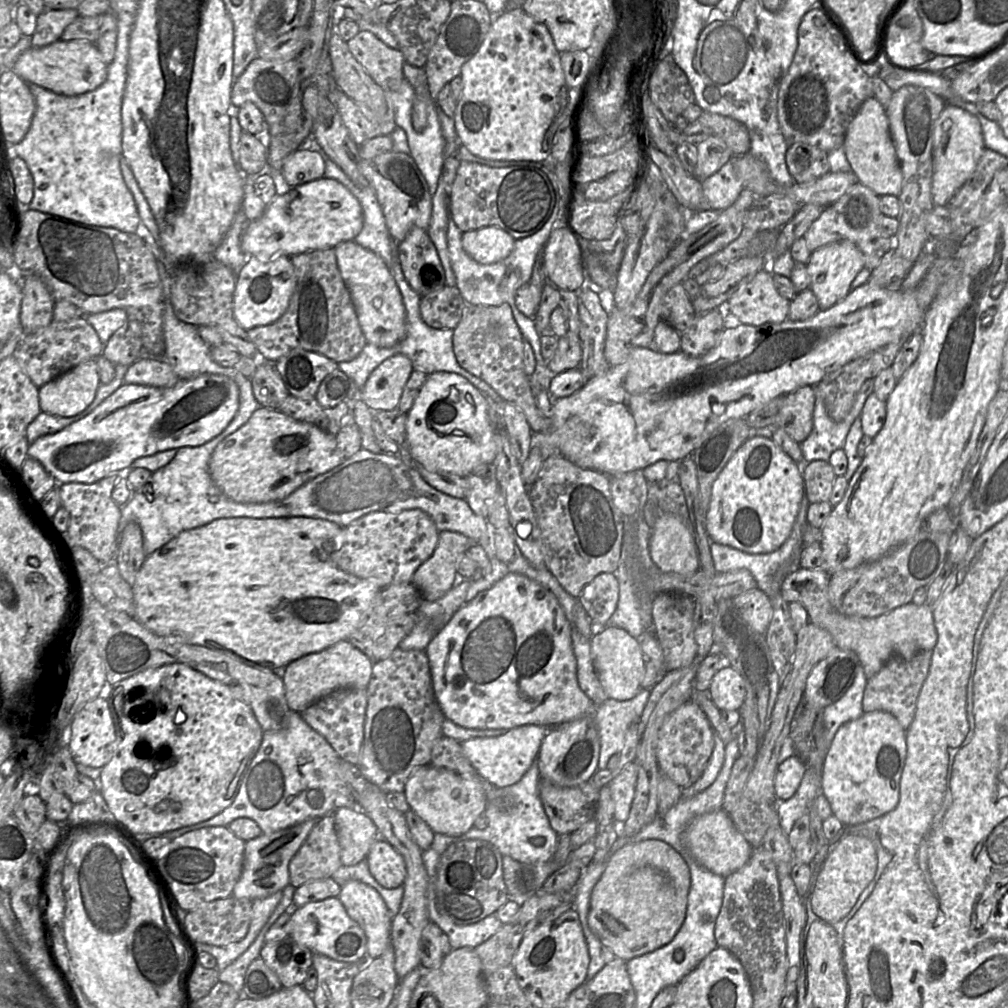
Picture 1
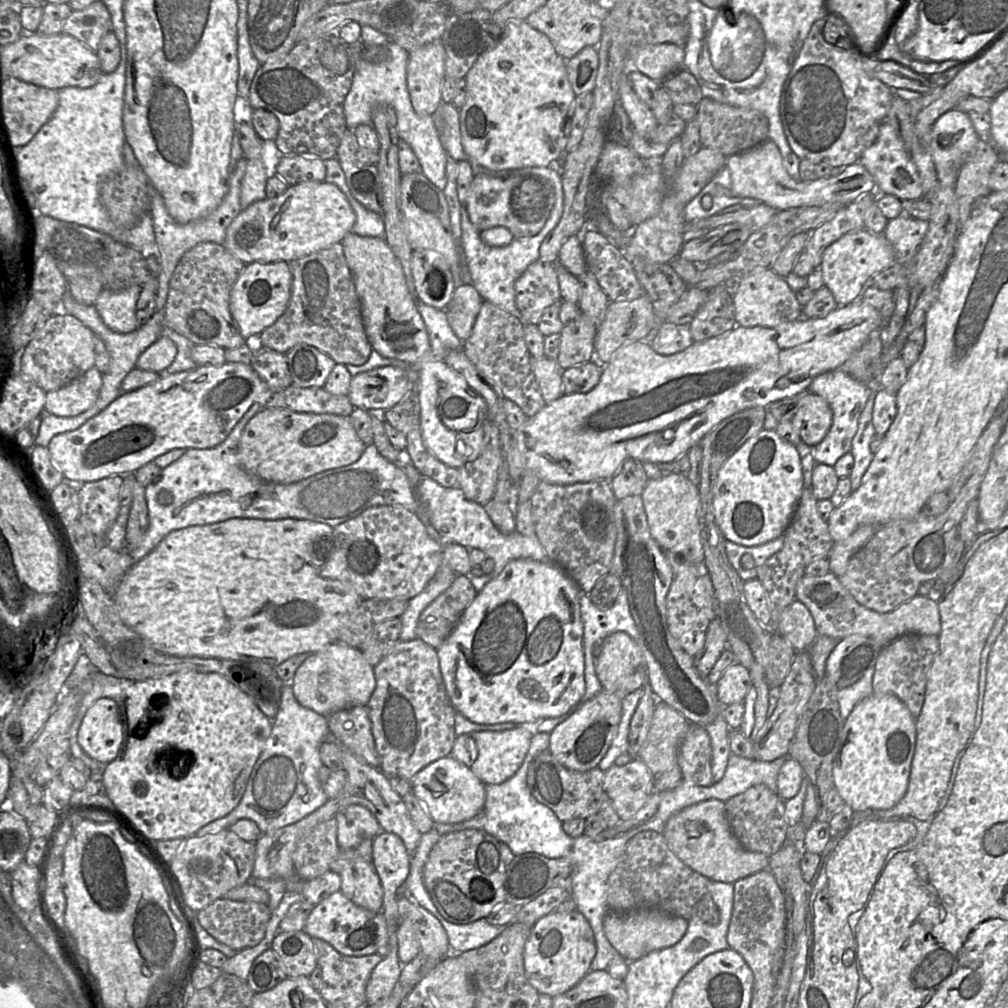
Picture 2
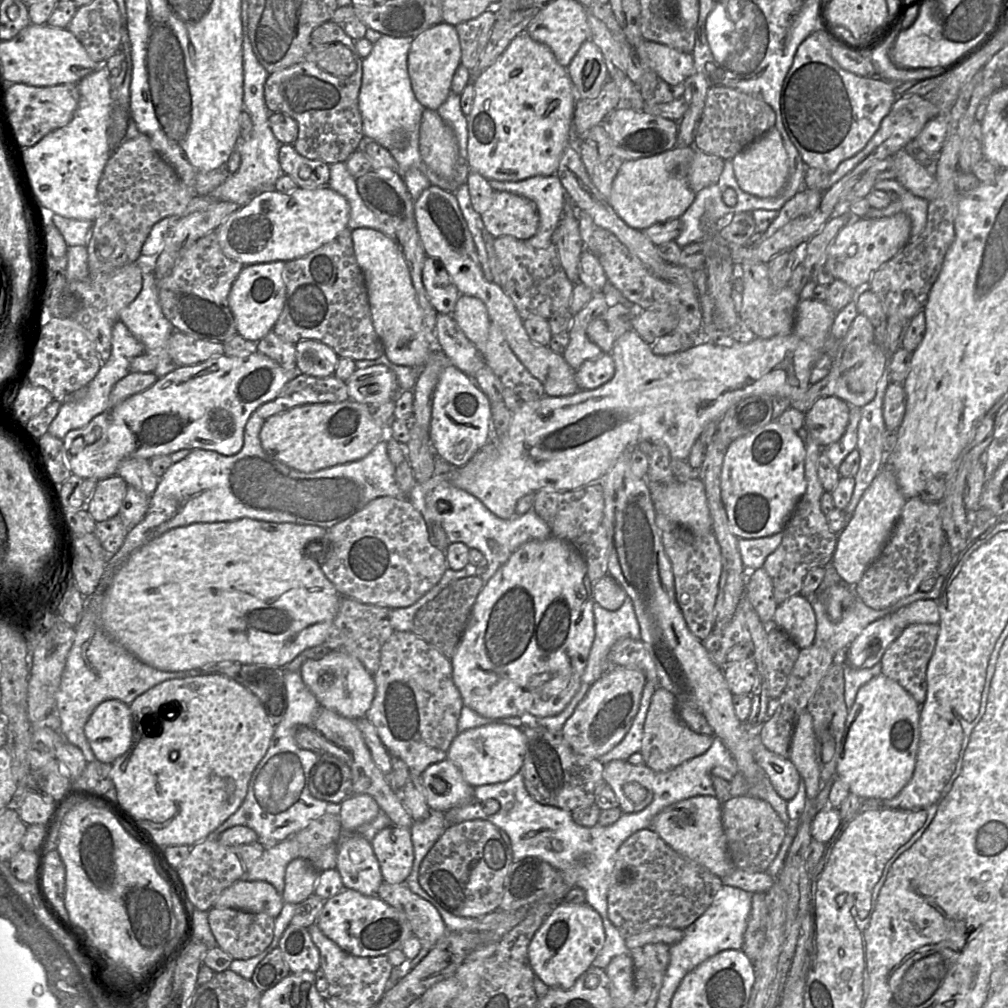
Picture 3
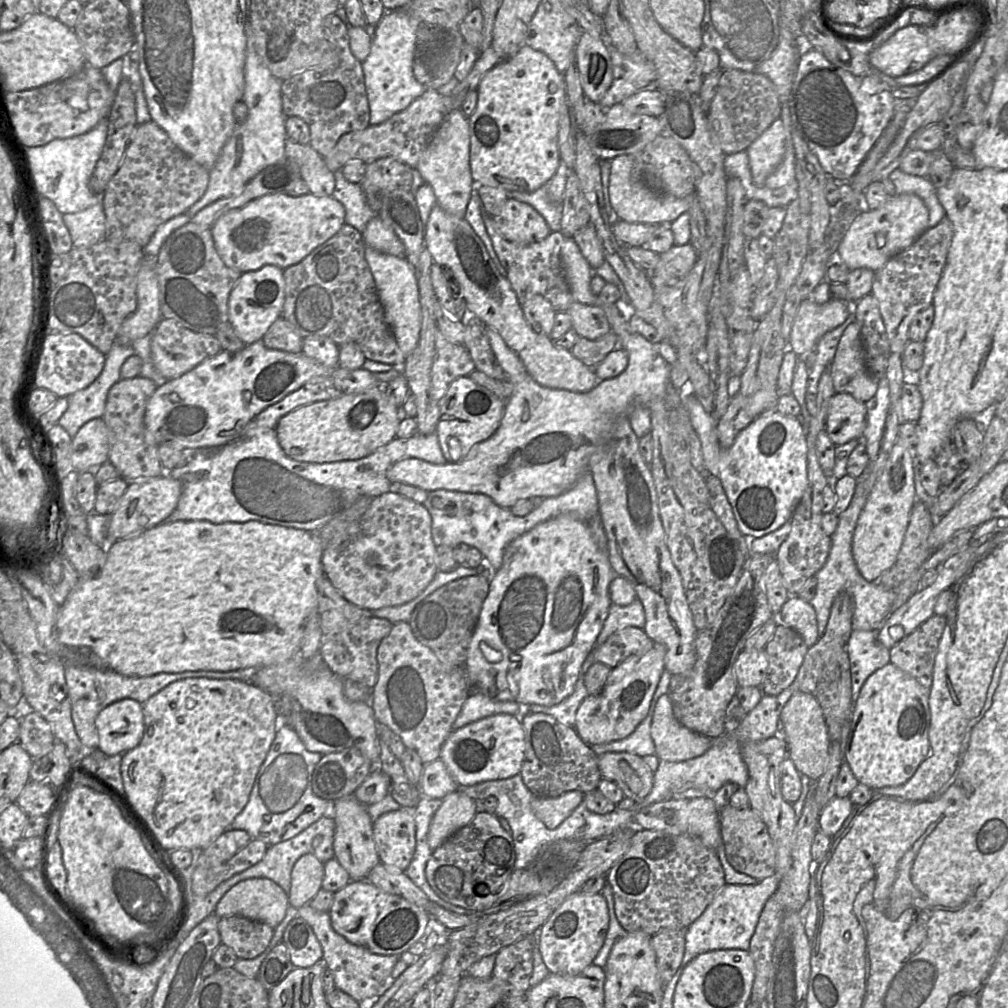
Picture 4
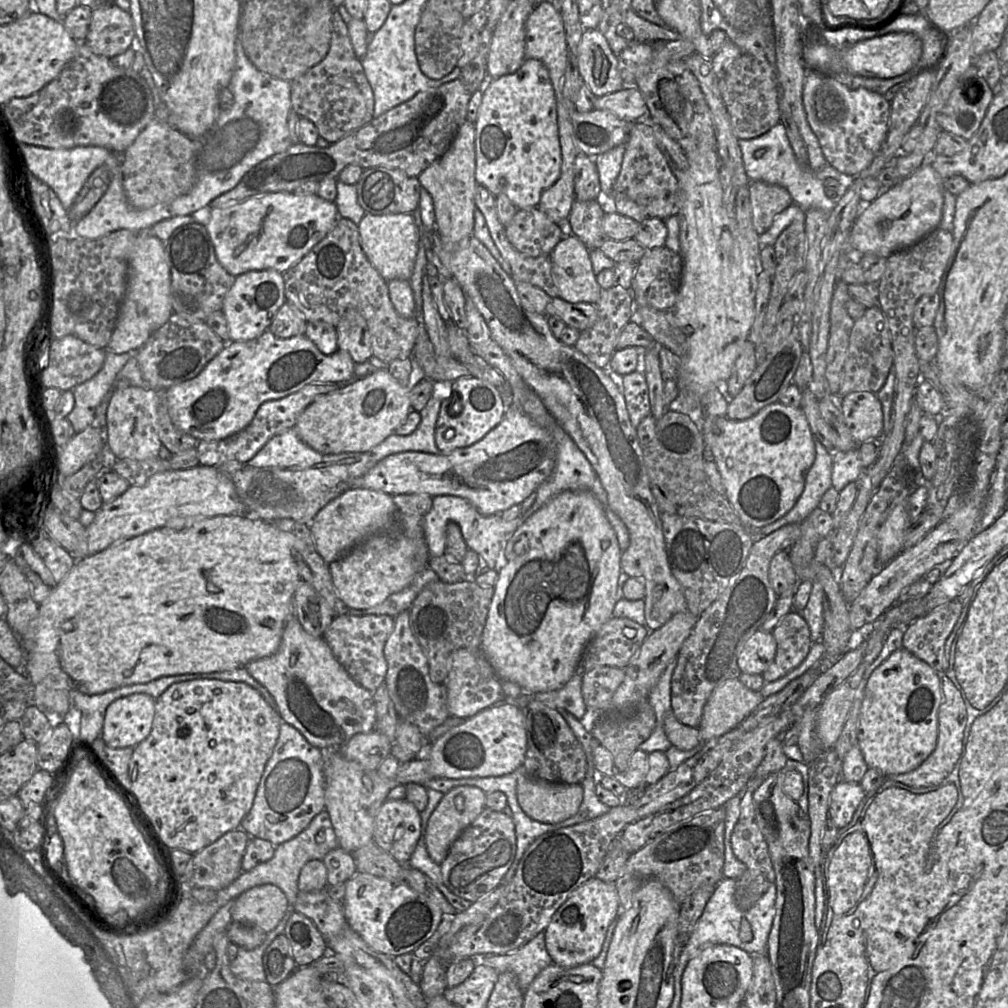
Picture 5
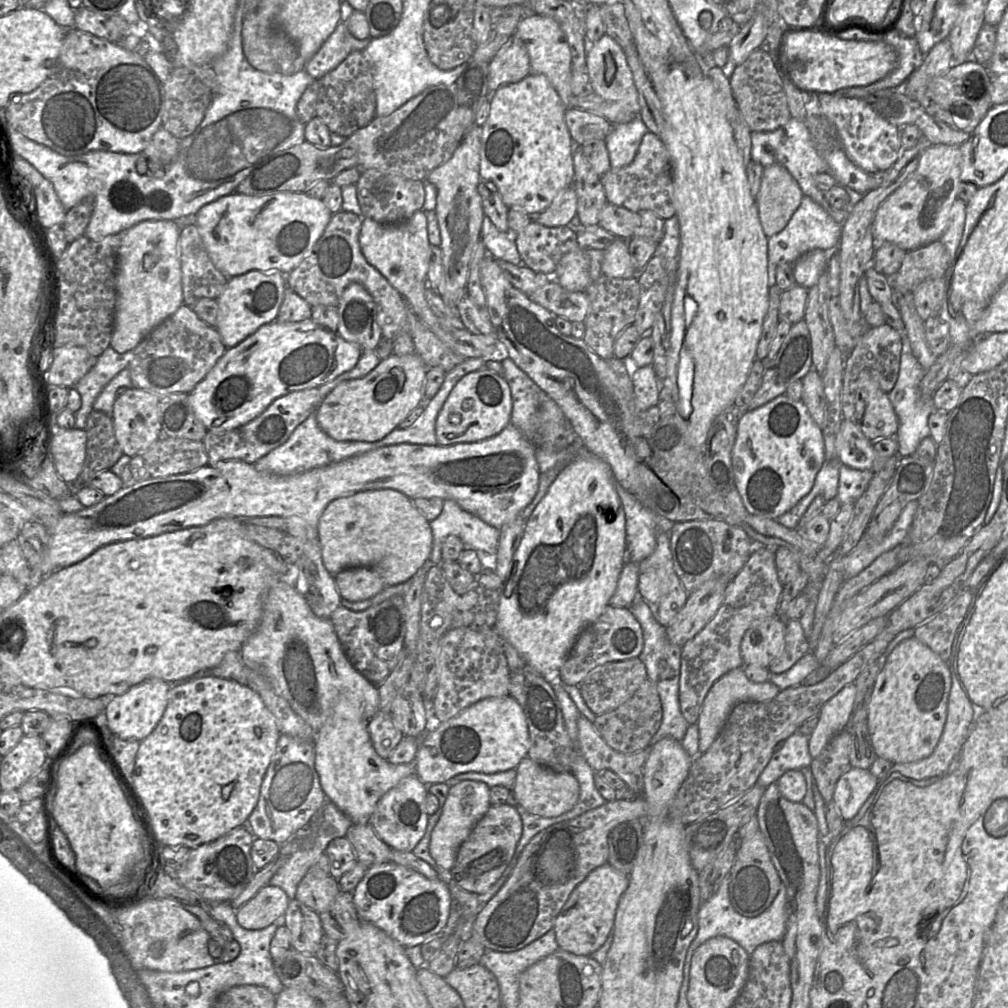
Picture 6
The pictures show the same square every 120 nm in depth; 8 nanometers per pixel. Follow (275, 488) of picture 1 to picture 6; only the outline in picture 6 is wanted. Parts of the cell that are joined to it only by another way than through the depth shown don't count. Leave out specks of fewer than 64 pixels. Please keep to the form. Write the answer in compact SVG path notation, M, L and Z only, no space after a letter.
M392 354L366 376L344 381L319 404L319 427L336 441L375 442L383 439L417 407L425 405L424 383L429 368L416 354Z

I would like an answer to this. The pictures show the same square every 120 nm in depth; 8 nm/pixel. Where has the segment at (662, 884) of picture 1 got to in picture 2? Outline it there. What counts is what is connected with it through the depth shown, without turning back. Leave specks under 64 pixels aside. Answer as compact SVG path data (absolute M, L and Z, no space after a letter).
M642 909L627 914L608 912L603 920L603 930L606 938L617 953L632 962L643 956L678 943L685 935L688 920L669 915L656 909Z

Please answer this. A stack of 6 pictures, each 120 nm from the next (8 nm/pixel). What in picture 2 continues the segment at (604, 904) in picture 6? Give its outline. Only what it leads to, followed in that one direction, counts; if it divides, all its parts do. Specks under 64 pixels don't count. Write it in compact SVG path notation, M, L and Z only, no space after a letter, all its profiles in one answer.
M553 911L530 930L523 952L525 975L539 994L554 998L569 991L590 971L595 954L594 934L585 916L579 911L567 914Z

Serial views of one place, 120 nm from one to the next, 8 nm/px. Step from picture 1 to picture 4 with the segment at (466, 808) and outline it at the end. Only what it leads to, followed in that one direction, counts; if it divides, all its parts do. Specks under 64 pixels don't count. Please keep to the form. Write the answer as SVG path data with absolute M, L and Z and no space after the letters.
M437 759L424 765L419 790L425 797L443 799L449 793L457 791L458 784L445 763Z

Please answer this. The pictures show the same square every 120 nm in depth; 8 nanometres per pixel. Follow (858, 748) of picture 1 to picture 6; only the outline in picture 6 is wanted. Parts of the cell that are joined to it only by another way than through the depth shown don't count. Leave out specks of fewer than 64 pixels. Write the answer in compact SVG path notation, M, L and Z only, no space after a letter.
M914 637L898 644L877 675L868 706L867 727L876 756L905 764L931 755L945 725L950 688L948 665L929 647Z

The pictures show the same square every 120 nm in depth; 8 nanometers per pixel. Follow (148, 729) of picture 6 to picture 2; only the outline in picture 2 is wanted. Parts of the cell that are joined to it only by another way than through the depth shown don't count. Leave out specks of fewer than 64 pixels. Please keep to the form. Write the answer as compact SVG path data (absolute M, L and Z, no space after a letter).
M102 697L86 712L78 731L78 742L93 759L109 764L119 754L123 730L115 699Z

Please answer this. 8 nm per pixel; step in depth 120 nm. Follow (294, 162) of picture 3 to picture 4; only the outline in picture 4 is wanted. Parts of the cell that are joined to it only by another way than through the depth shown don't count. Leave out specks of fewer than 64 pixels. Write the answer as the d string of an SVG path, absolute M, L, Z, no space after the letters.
M287 137L285 157L299 165L301 179L307 184L310 193L332 196L335 188L334 172L327 167L324 157L309 144L299 144Z

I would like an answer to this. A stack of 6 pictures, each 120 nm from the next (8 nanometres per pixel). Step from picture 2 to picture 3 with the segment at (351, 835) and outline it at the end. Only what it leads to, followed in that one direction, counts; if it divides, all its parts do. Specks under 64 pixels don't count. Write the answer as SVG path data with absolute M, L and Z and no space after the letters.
M351 794L337 806L337 810L344 834L350 834L374 820L380 808L368 794Z

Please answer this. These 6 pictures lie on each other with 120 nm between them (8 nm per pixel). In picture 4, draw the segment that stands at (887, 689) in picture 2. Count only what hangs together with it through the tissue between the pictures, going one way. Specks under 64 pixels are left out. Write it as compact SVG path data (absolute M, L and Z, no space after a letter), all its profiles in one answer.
M933 615L890 648L890 663L930 689L945 616Z

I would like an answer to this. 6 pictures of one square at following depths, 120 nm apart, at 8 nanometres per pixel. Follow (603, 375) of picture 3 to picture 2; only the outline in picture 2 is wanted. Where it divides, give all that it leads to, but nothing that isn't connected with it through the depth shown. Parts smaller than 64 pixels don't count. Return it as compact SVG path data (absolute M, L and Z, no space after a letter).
M597 361L567 368L562 373L562 386L565 394L586 393L600 381L603 366Z

